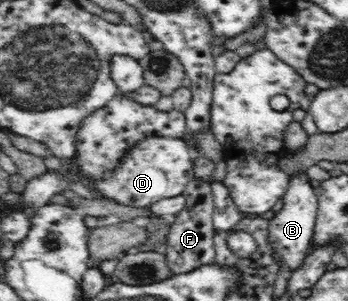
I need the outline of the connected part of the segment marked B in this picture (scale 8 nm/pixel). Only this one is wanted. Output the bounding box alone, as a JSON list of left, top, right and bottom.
[269,175,318,271]

